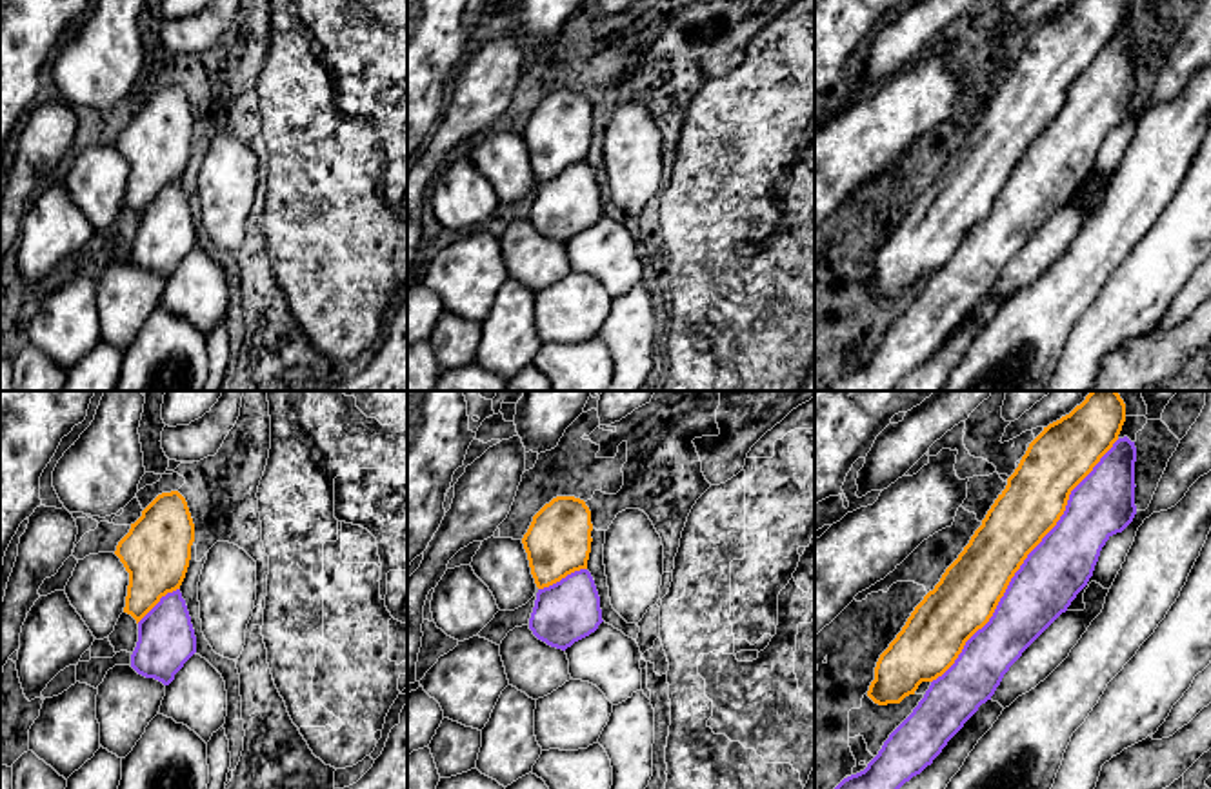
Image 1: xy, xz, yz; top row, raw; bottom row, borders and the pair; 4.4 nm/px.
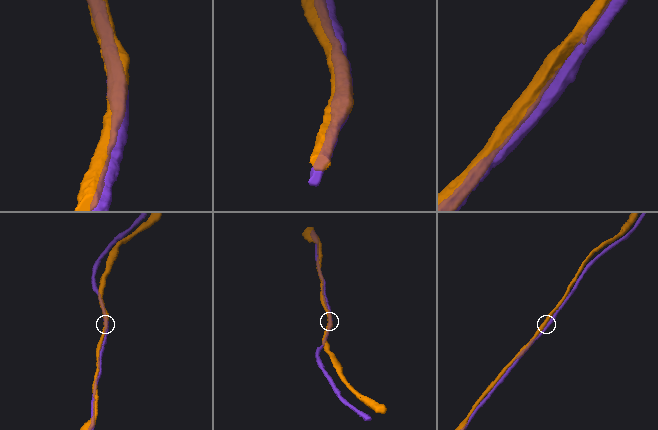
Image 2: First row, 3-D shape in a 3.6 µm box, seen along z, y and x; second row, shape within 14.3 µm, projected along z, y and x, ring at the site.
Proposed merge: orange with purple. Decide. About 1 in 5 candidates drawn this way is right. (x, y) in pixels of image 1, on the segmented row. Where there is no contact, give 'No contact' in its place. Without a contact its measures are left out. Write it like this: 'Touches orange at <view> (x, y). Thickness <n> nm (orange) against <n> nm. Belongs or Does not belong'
Touches orange at yz (1022, 562). Thickness 280 nm (orange) against 280 nm. Does not belong

